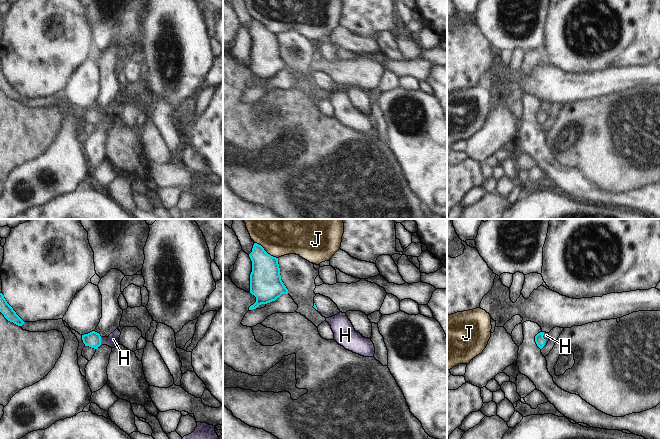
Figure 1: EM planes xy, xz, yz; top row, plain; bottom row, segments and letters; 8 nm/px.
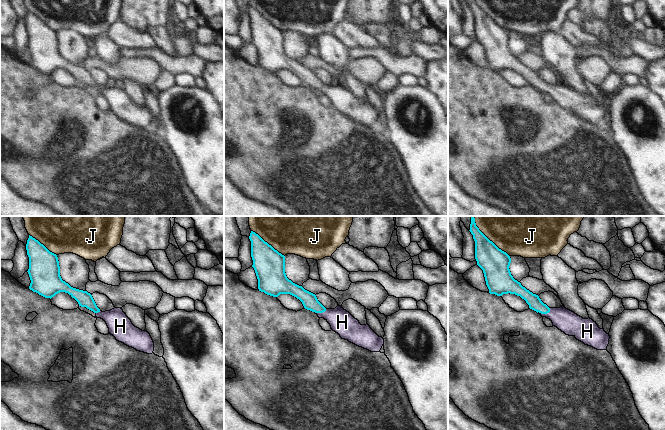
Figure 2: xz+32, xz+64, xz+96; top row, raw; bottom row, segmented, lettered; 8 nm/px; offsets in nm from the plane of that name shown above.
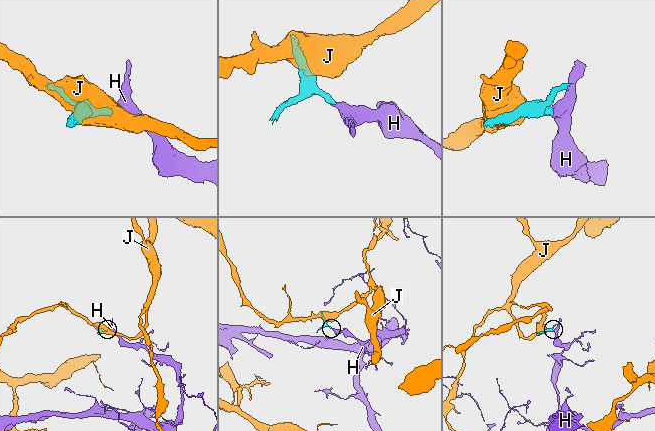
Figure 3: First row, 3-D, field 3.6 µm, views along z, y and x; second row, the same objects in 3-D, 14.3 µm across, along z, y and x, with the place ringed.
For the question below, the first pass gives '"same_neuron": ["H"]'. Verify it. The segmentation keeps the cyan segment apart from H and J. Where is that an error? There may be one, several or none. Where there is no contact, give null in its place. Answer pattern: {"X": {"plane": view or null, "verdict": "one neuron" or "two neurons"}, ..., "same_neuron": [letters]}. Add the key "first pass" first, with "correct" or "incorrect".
{"first pass": "correct", "H": {"plane": "xy", "verdict": "one neuron"}, "J": {"plane": "xz", "verdict": "two neurons"}, "same_neuron": ["H"]}

